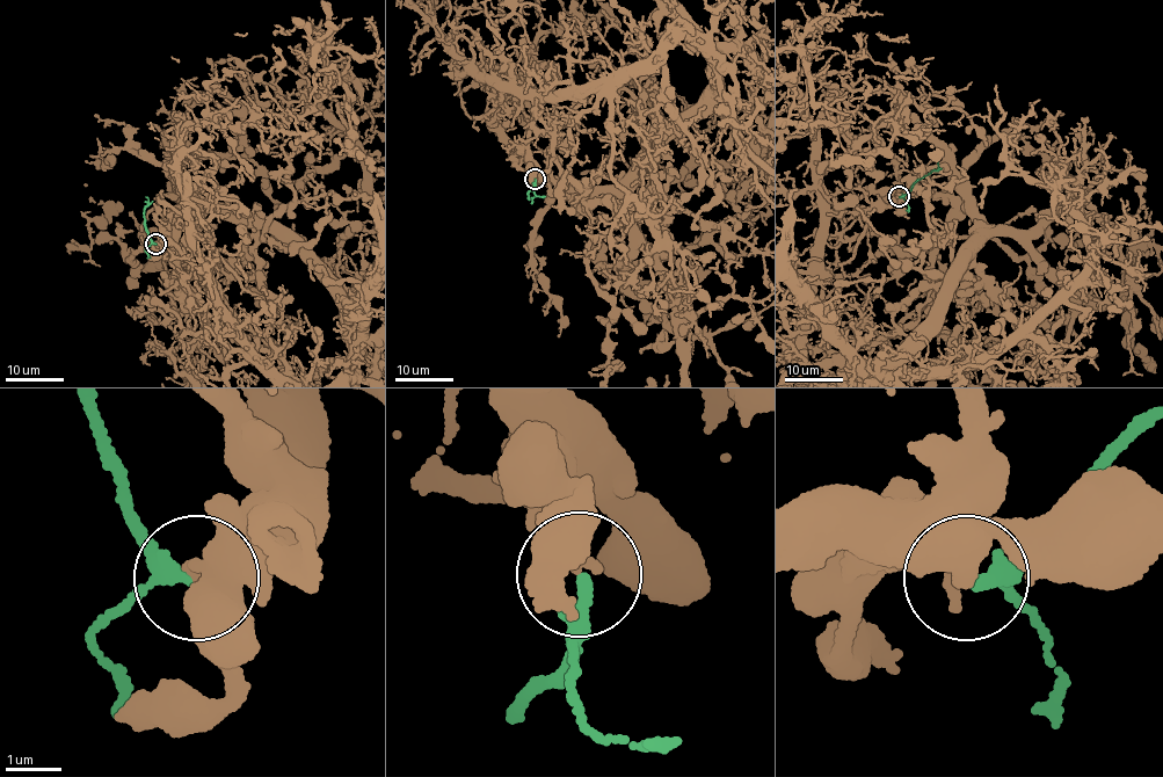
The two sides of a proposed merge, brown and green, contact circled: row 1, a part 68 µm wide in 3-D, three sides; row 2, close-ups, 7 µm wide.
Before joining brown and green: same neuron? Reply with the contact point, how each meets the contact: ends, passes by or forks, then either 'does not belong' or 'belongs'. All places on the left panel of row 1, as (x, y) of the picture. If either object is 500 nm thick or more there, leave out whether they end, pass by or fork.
at (155, 244); brown ends there; green passes by; does not belong

